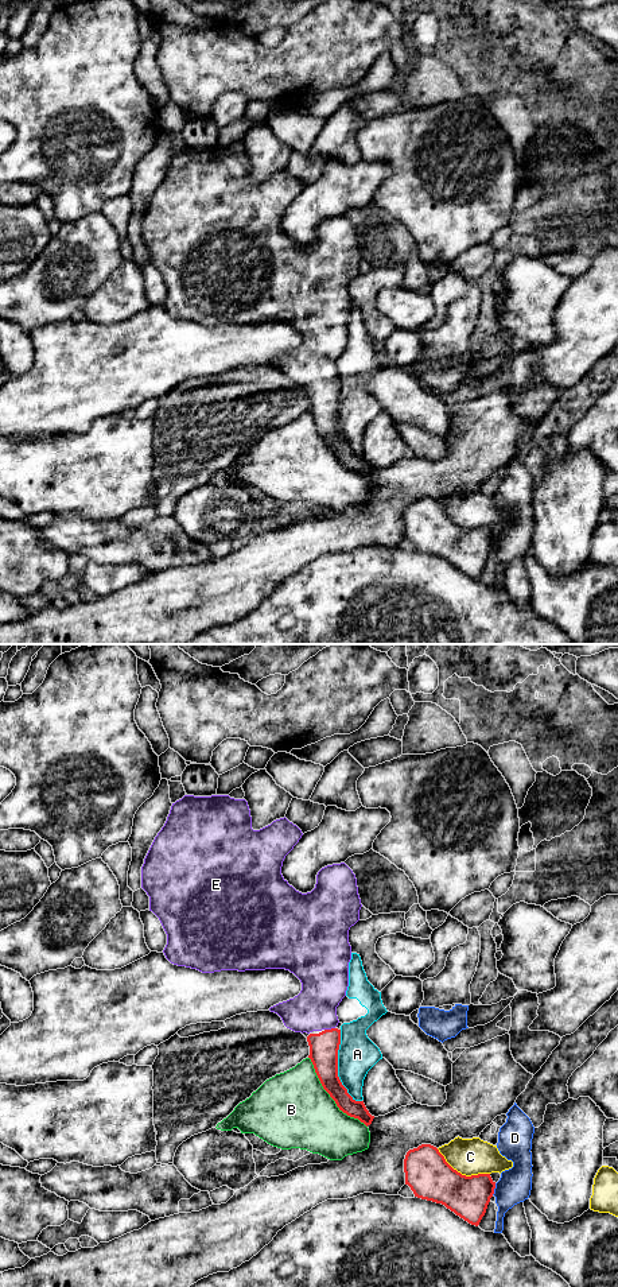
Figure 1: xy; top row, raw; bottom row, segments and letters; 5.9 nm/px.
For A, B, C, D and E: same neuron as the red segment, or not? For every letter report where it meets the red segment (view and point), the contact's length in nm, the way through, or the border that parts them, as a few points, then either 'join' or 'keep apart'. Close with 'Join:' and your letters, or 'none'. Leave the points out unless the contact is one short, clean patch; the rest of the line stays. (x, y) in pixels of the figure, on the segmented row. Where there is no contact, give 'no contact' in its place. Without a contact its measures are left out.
A: contact xy (337, 1068); length 460 nm; keep apart
B: contact xy (330, 1096); length 550 nm; keep apart
C: contact xy (461, 1174); length 360 nm; keep apart
D: contact xy (494, 1187); length 80 nm; keep apart
E: contact xy (329, 1030); length 70 nm; way xy (323, 1047), (329, 1041), (329, 1030), (329, 1023), (314, 1008); join
Join: E

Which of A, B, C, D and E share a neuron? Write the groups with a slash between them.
A / B / C / D / E

